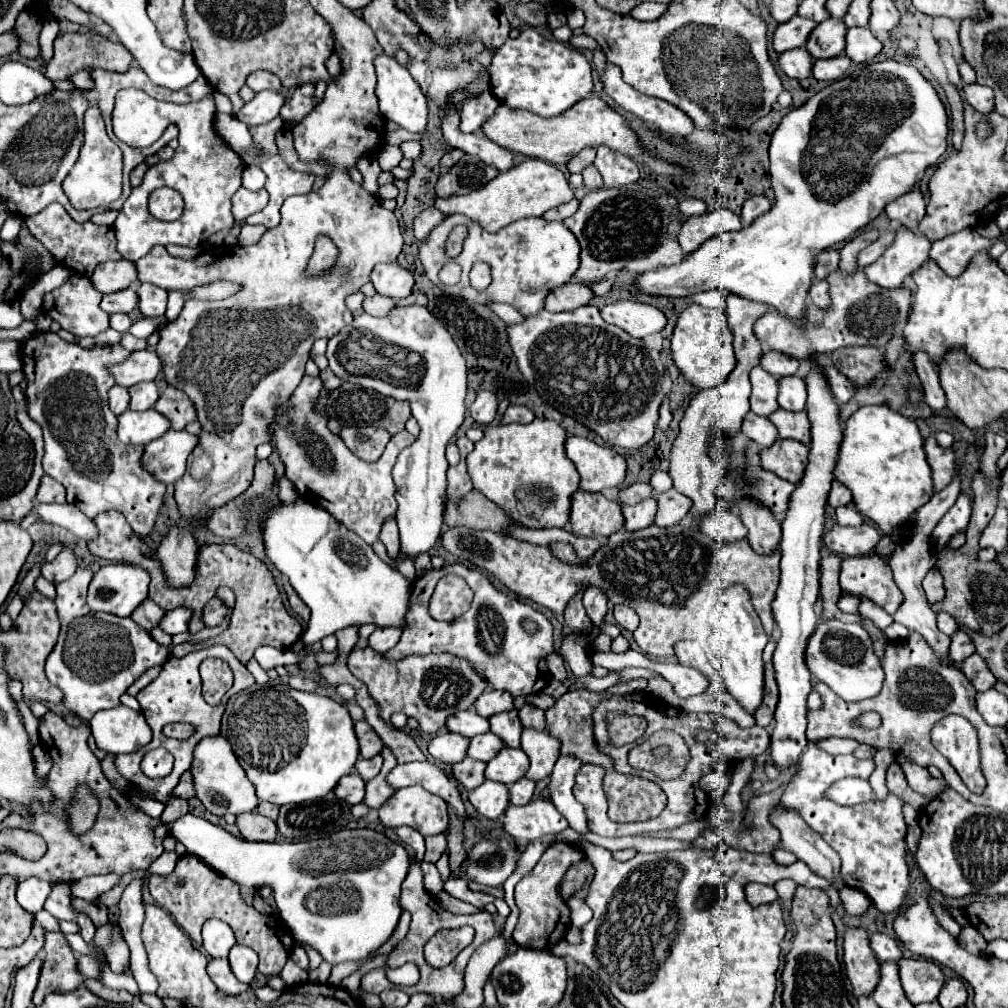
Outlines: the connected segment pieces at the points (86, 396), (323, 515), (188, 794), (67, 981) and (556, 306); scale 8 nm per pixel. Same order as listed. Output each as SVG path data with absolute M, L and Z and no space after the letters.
M51 331L31 335L21 351L23 371L29 379L27 413L41 425L45 439L45 475L59 481L67 489L67 503L79 507L87 517L95 519L99 513L115 509L125 515L135 535L149 535L165 505L167 487L143 467L141 445L123 445L117 439L117 415L109 409L107 399L107 391L115 385L109 369L113 363L123 363L129 353L121 345L83 349L65 343Z
M297 497L291 505L277 503L275 507L267 509L267 515L261 521L261 535L263 535L265 553L271 559L271 563L289 579L297 595L311 609L307 633L303 633L301 637L305 645L313 645L323 637L333 635L335 631L349 625L375 623L381 628L395 625L402 630L406 627L405 611L409 609L411 583L397 569L385 563L373 551L371 545L367 545L357 533L347 529L343 523L335 521L335 517L331 517L325 509L305 501L303 497Z
M187 770L180 778L180 781L173 790L173 794L176 797L180 797L185 800L189 800L192 798L192 796L195 795L195 790L193 788L194 782L193 782L193 776L189 770Z
M45 933L41 959L43 967L37 989L33 993L33 1005L41 1005L47 993L65 993L77 989L83 983L83 977L75 965L77 961L63 933Z
M567 283L561 287L555 287L547 299L545 299L545 309L547 311L571 311L577 307L587 305L593 299L593 291L585 283Z

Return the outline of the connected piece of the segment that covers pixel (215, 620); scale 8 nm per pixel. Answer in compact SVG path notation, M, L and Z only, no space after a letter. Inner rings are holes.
M213 597L213 601L205 607L203 619L205 619L205 625L207 625L207 627L215 627L215 625L221 623L221 619L225 619L225 617L229 617L229 615L231 615L231 611L229 611L217 597Z

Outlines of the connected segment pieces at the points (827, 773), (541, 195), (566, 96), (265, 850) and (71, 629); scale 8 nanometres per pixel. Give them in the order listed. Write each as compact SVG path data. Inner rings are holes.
M809 741L807 749L803 751L799 759L799 771L789 781L789 785L783 791L781 803L789 809L795 809L801 813L801 817L807 821L811 829L815 829L841 857L841 877L847 887L863 891L881 913L893 913L903 907L903 899L909 893L909 863L907 863L907 847L905 847L905 821L903 821L903 805L905 801L897 795L887 795L883 801L867 801L853 807L839 807L837 803L829 801L823 793L829 785L847 777L858 777L868 780L875 769L873 759L861 760L853 755L829 755L815 747L815 743Z
M527 159L527 161L521 161L519 165L511 167L507 173L499 173L485 187L481 187L469 195L445 197L445 199L435 197L435 207L439 211L443 211L445 215L463 213L463 215L471 217L473 221L479 221L483 229L495 233L523 217L541 217L545 211L549 211L557 205L563 205L572 199L575 199L575 193L569 187L565 175L555 165L551 165L543 159Z
M533 27L521 31L517 39L507 39L495 53L491 65L491 93L513 109L527 109L541 117L557 117L581 99L591 95L591 65L573 47L561 41L545 39Z
M191 813L179 817L177 821L169 823L169 835L173 835L179 843L183 843L187 847L187 853L191 855L197 855L201 861L205 861L211 869L219 871L221 875L225 877L231 877L233 881L237 881L239 885L249 885L249 887L265 887L269 885L273 889L273 895L275 895L275 901L277 901L277 909L279 909L279 915L283 917L283 921L289 925L295 941L299 945L309 945L313 947L321 957L323 961L331 963L331 965L339 965L343 961L365 961L367 957L371 957L383 943L387 943L387 939L391 937L391 933L395 931L395 925L399 921L399 915L401 915L401 905L399 905L399 895L401 895L401 883L407 875L407 869L409 869L409 855L405 851L403 845L387 839L385 835L377 833L377 831L371 831L371 829L343 829L343 831L337 831L333 833L331 837L325 837L325 839L319 839L319 841L305 841L305 843L251 843L251 841L241 841L237 837L233 837L231 833L227 833L223 827L219 825L213 825L209 823L207 819L203 817L195 817Z
M77 569L73 577L55 585L55 605L61 621L61 635L45 663L47 679L63 691L63 705L77 717L89 721L101 709L119 705L119 697L149 667L163 665L169 649L159 645L145 629L139 629L129 617L91 611L85 597L91 583L91 569Z

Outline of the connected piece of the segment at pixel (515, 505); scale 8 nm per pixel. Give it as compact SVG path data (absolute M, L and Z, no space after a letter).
M533 419L527 425L511 423L487 427L485 437L467 455L473 487L505 509L519 525L531 529L565 527L571 497L579 489L579 473L565 453L567 431L559 421Z

